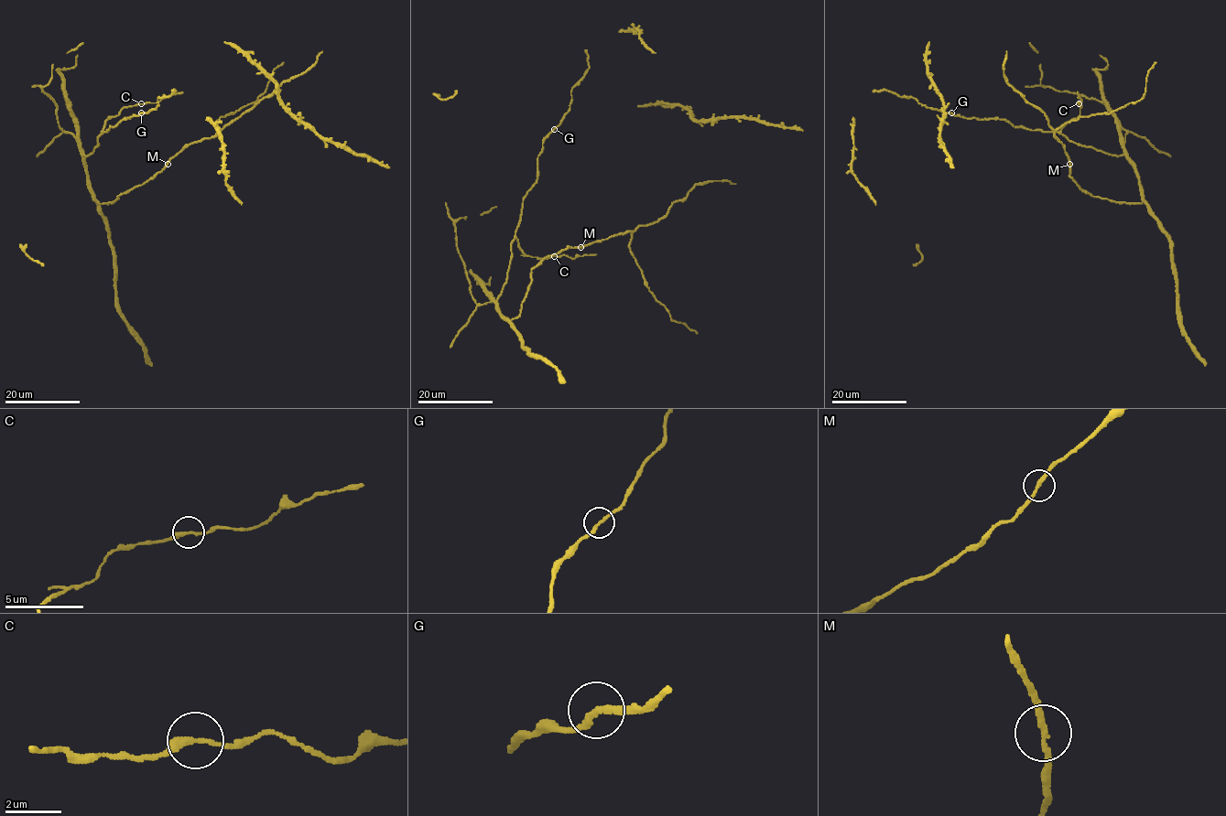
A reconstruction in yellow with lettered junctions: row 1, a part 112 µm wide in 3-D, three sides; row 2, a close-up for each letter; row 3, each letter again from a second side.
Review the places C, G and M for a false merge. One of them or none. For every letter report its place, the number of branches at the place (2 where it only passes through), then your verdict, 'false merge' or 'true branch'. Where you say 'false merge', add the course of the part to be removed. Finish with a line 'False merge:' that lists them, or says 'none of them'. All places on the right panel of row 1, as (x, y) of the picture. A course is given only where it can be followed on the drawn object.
C: at (1079, 103); 2 branches meet; true branch
G: at (951, 112); 2 branches meet; true branch
M: at (1069, 164); 2 branches meet; true branch
False merge: none of them

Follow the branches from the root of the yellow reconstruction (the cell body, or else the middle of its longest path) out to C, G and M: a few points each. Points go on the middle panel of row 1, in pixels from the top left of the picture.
C: (508, 319), (500, 314), (497, 298), (506, 281), (511, 241), (516, 238), (520, 249), (532, 257), (554, 256)
G: (508, 319), (500, 314), (497, 298), (506, 281), (522, 203), (537, 178), (542, 140), (554, 129)
M: (508, 319), (520, 315), (522, 301), (531, 282), (532, 269), (547, 257), (569, 247), (581, 247)

